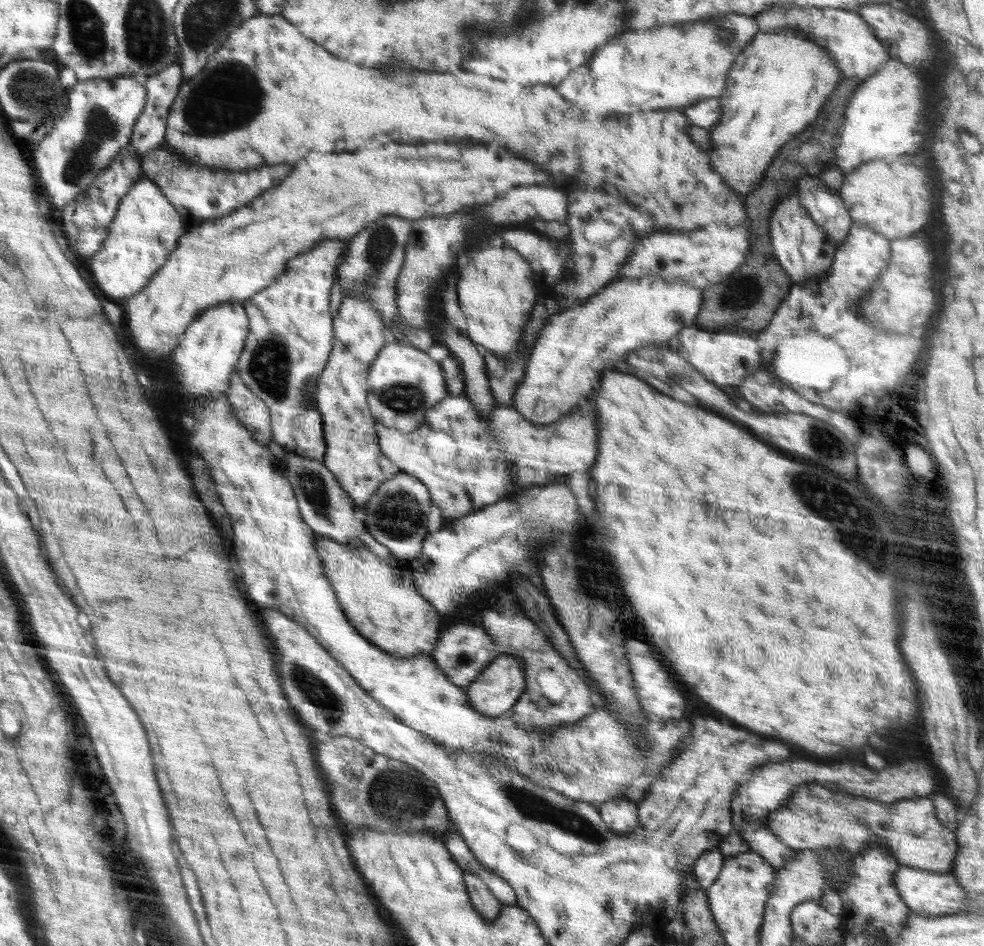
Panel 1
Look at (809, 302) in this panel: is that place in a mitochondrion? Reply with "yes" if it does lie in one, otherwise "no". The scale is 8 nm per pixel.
no

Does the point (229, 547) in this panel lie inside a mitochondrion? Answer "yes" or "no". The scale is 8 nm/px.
no

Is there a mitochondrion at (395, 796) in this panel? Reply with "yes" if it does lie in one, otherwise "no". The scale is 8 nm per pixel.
yes

